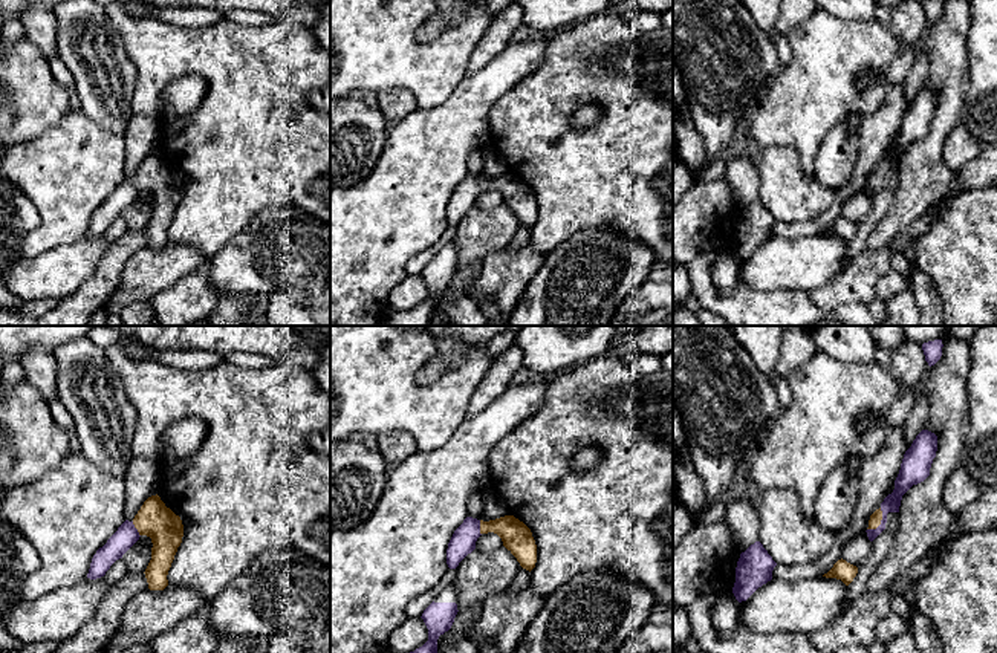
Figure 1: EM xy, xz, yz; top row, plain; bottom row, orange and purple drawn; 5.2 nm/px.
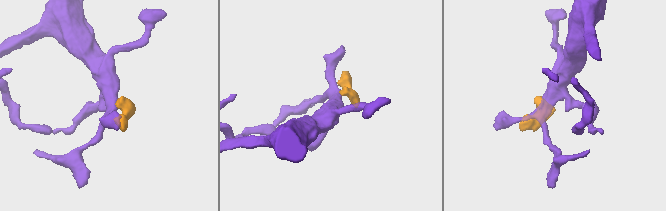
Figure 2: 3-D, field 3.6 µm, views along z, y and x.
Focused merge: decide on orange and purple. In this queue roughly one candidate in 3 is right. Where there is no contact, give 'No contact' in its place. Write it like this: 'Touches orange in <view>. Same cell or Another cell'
Touches orange in yz. Same cell

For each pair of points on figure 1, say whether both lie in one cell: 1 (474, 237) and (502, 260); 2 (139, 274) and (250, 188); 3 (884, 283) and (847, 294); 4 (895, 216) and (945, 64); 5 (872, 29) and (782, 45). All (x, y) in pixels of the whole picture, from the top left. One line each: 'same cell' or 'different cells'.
1: different cells
2: different cells
3: different cells
4: same cell
5: different cells

